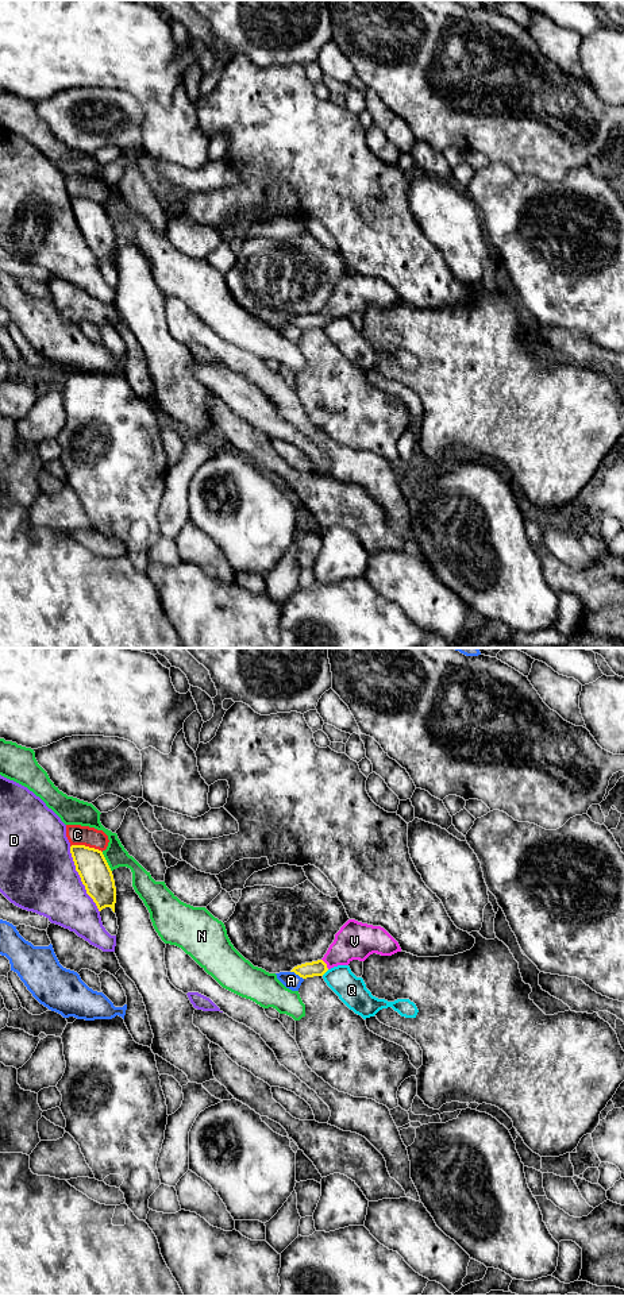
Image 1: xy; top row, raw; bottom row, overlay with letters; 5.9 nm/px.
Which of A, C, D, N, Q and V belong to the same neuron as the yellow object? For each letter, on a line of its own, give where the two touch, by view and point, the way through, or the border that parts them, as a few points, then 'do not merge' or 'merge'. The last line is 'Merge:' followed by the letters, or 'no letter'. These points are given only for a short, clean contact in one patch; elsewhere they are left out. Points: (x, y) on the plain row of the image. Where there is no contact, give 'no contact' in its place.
A: meets yellow in xy at (297, 326); do not merge
C: meets yellow in xy at (87, 199); do not merge
D: meets yellow in xy at (81, 231); do not merge
N: meets yellow in xy at (106, 213); do not merge
Q: meets yellow in xy at (324, 324); do not merge
V: meets yellow in xy at (326, 316); runs through xy (316, 320), (326, 316), (354, 293); merge
Merge: V

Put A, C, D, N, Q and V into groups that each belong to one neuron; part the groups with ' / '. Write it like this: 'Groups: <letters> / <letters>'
Groups: A / C / D / N / Q / V

